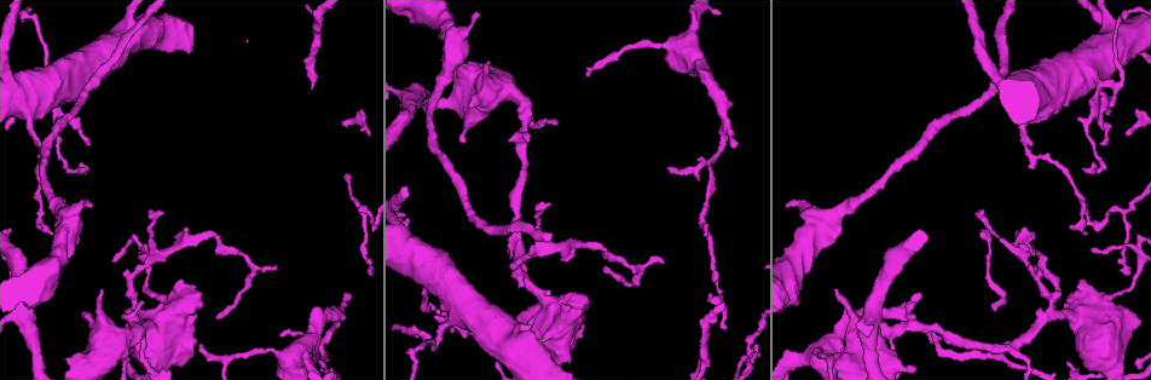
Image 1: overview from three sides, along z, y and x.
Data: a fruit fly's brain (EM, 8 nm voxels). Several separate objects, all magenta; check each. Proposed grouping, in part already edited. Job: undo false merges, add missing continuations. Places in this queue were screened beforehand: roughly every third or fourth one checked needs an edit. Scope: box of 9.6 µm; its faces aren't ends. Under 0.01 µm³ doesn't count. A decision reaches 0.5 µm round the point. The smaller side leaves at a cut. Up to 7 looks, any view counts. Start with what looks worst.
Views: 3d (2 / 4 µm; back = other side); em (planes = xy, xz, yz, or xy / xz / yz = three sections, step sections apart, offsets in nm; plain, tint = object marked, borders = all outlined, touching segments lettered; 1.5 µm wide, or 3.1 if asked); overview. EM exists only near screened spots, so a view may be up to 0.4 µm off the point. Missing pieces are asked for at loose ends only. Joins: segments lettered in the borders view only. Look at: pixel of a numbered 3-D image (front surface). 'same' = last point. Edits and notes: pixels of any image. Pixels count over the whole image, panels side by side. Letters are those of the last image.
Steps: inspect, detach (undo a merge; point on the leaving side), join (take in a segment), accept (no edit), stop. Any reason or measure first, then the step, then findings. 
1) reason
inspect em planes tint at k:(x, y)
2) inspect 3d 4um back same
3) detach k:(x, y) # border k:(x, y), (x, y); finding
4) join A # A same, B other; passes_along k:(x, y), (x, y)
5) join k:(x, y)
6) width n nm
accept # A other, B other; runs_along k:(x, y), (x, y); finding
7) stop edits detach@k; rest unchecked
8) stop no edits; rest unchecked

three-way junction
inspect em planes borders at 1:(519, 239)

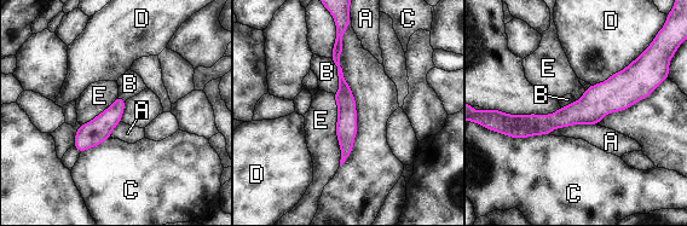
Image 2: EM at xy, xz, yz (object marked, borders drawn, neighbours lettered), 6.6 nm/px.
accept # A other, B other, C other, D other, E other; one neuron here

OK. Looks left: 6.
three-way junction
inspect em planes borders at 1:(139, 332)

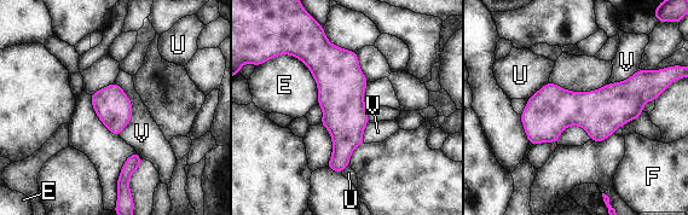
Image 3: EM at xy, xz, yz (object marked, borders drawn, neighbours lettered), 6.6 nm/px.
longest_contact E 440 nm
accept # E other, F other, U other, V other; border 3:(548, 81), (527, 99); one neuron here

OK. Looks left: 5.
tapers out
inspect 3d 4um at 1:(87, 143)

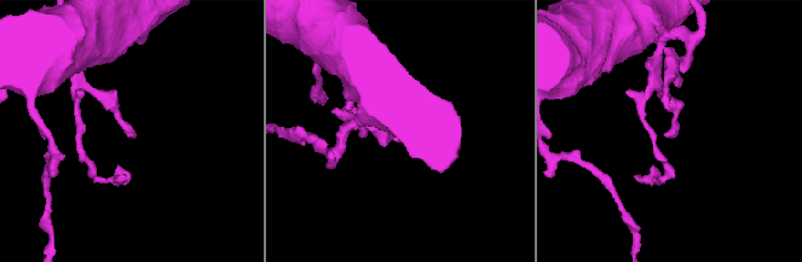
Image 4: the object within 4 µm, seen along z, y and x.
inspect em xy step 8 tint at 4:(665, 133)

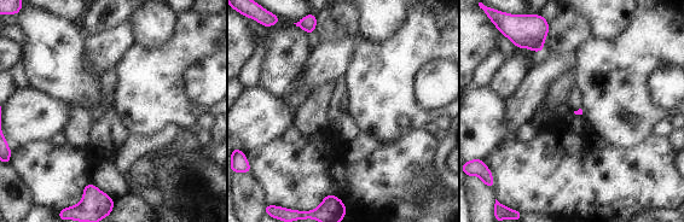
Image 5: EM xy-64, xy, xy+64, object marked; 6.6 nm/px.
inspect em planes borders same

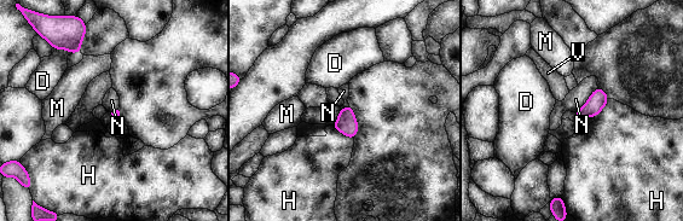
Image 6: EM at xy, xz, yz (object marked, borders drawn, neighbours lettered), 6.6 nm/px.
accept # D other, H other, M other, N other, V other; none of them fits

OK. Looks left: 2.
stop no edits; rest unchecked

